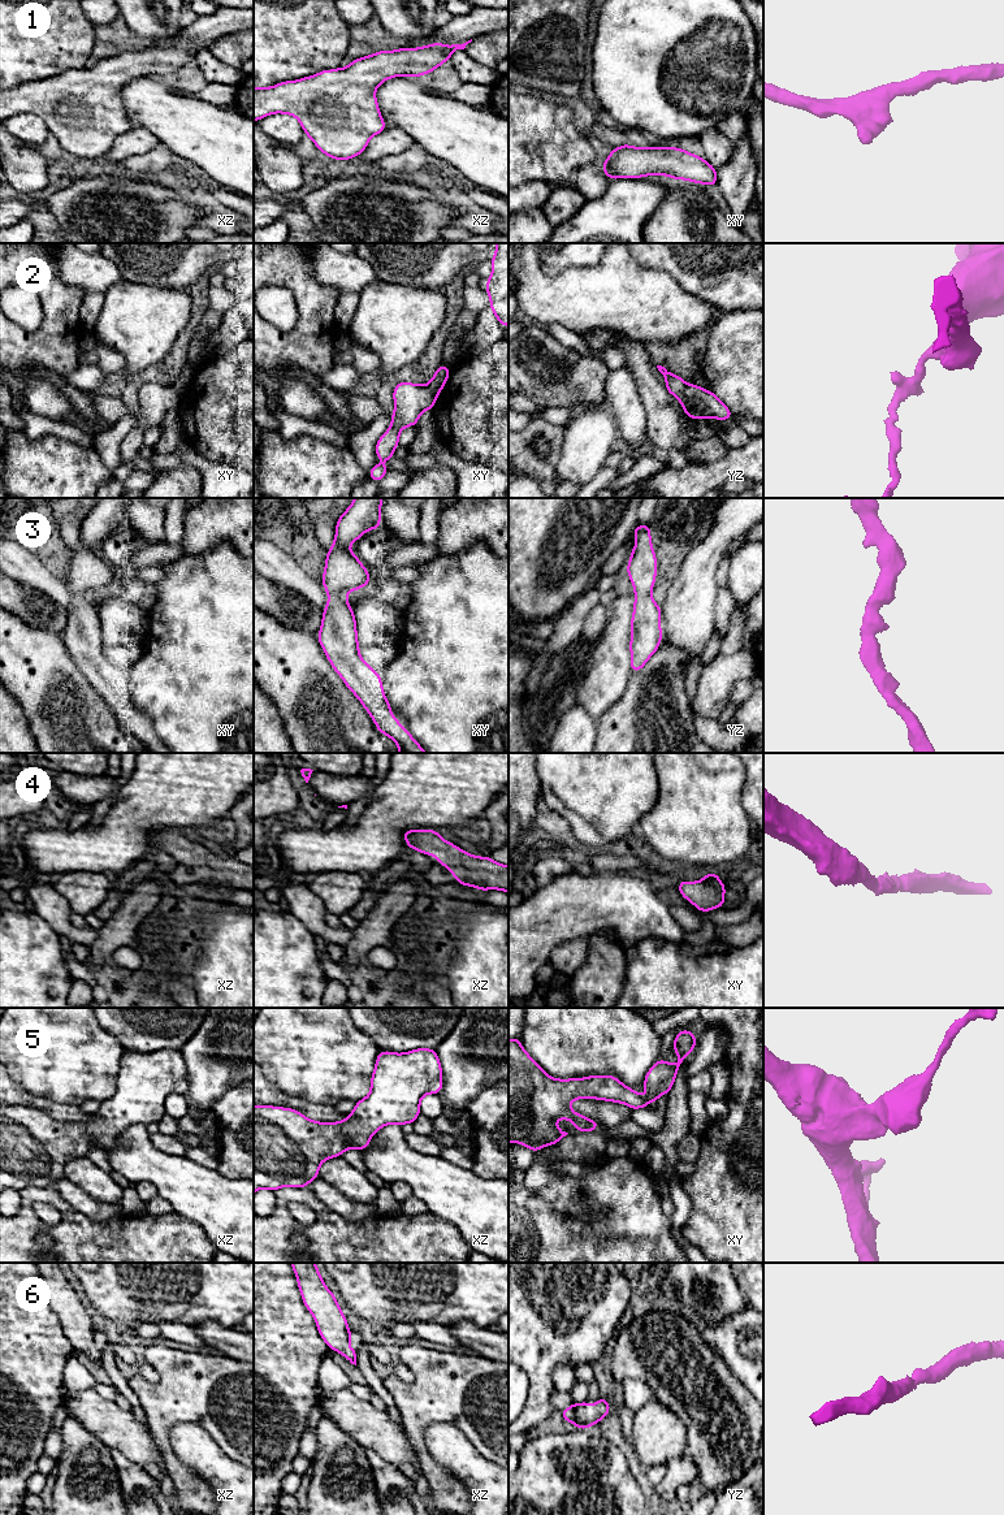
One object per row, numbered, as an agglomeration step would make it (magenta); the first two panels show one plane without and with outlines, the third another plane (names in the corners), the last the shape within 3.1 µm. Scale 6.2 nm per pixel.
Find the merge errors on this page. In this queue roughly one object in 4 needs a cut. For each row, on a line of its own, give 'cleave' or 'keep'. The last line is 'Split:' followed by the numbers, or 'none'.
1: keep
2: cleave
3: keep
4: keep
5: keep
6: keep
Split: 2

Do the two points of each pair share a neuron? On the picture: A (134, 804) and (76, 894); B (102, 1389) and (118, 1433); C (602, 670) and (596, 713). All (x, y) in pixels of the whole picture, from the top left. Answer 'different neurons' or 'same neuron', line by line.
A: different neurons
B: different neurons
C: same neuron

